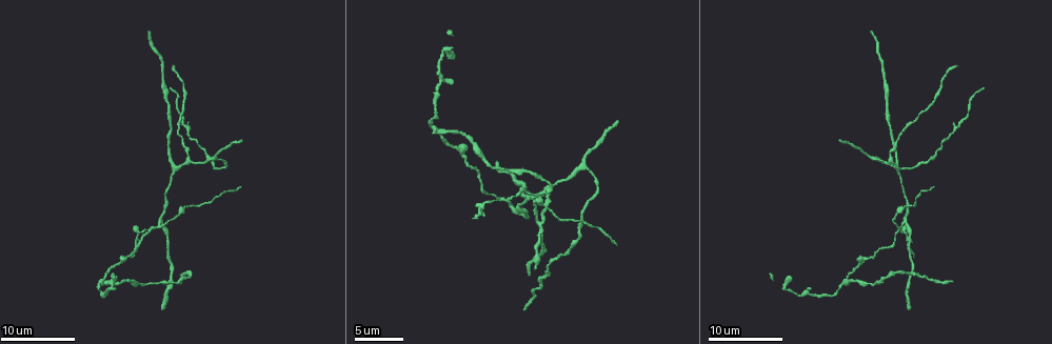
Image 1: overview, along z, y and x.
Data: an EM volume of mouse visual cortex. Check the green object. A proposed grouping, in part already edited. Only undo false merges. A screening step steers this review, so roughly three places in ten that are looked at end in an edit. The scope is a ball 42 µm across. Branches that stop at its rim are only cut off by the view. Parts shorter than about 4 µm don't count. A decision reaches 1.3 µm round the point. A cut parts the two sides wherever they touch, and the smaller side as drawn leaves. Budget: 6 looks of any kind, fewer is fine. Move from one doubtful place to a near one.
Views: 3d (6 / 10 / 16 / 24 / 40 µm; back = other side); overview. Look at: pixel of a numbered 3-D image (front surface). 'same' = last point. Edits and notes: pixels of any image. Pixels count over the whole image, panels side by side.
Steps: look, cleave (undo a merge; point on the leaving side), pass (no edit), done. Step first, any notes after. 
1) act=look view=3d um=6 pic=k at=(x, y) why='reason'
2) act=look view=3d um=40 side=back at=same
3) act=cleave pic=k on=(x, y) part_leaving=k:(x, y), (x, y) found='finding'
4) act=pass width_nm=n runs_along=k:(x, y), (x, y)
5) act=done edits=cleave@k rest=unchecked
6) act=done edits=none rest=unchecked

act=look view=3d um=10 pic=1 at=(216, 160) why='small branch off a trunk'

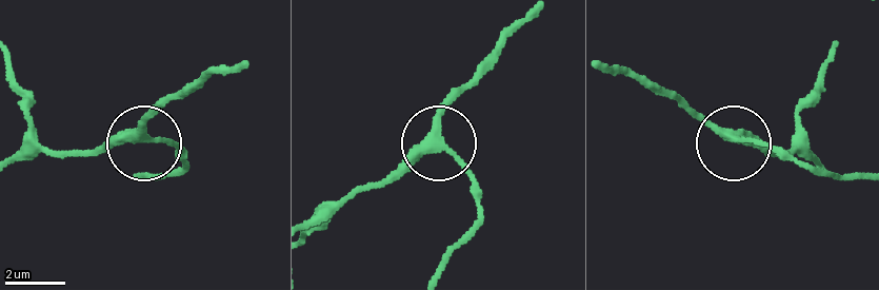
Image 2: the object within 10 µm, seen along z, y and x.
act=look view=3d um=10 side=back pic=2 at=(732, 137)

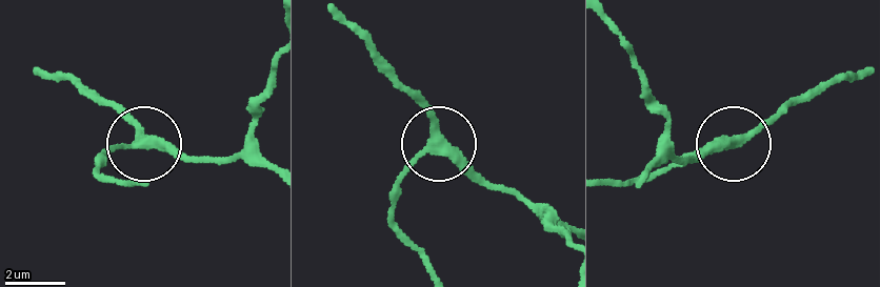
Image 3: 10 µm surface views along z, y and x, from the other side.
act=pass arms=3 found='all the same neuron'

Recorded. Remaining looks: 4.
act=look view=3d um=10 pic=1 at=(533, 198)

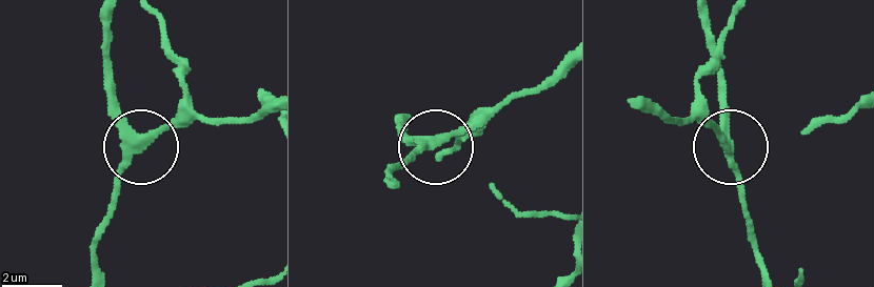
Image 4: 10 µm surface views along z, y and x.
act=pass width_nm=320 runs_along=4:(386, 178), (395, 165), (432, 147), (399, 140) found='all the same neuron'

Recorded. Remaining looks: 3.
act=look view=3d um=16 pic=1 at=(438, 130) why='three arms meet'

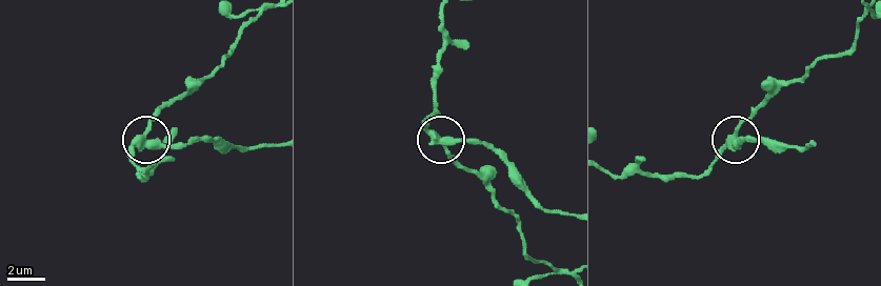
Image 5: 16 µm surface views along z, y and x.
act=cleave pic=5 on=(464, 139) width_nm=360 part_leaving=5:(436, 143), (486, 144), (538, 204), (566, 211) found='a second neuron is stuck on'

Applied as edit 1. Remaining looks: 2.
act=done edits=cleave@5 rest=unchecked

